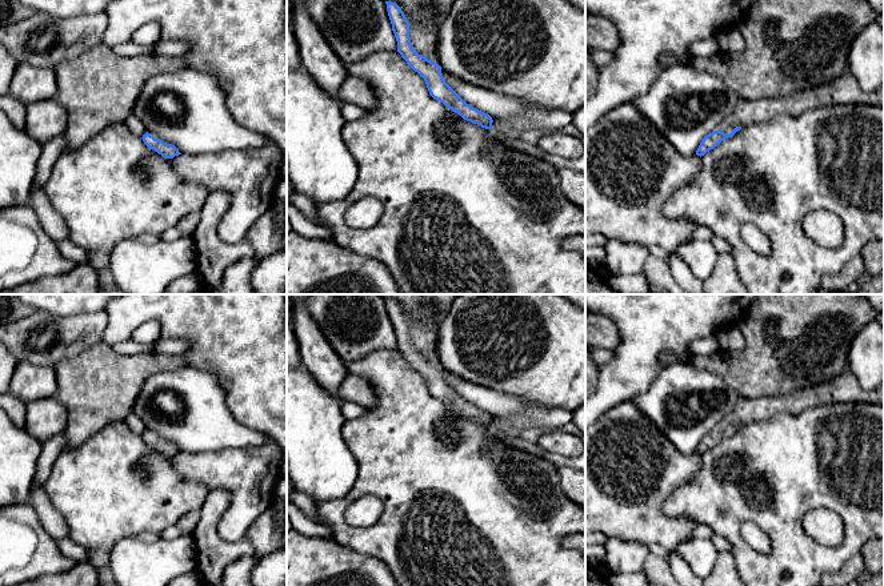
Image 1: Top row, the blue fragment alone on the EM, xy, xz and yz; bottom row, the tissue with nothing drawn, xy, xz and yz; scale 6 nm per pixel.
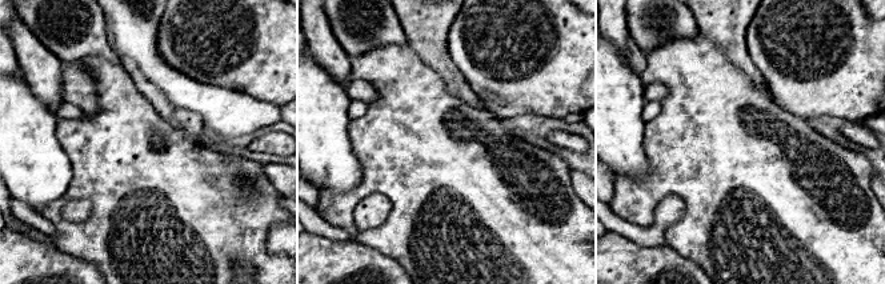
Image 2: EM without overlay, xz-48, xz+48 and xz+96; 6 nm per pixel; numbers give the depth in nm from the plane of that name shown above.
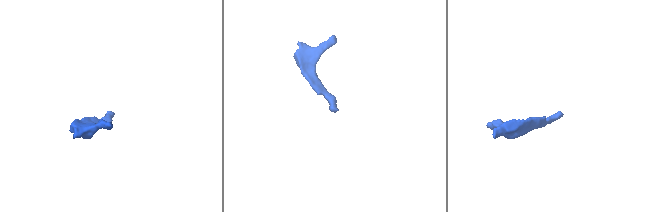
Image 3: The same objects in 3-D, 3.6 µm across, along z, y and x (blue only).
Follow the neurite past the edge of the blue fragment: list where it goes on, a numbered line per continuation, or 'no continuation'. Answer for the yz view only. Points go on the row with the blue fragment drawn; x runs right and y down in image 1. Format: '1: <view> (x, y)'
1: yz (846, 89)

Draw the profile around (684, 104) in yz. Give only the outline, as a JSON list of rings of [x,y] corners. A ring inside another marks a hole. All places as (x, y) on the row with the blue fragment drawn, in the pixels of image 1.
[[[687,64],[665,67],[649,89],[631,103],[683,156],[693,156],[703,139],[735,111],[737,95],[725,83]]]

